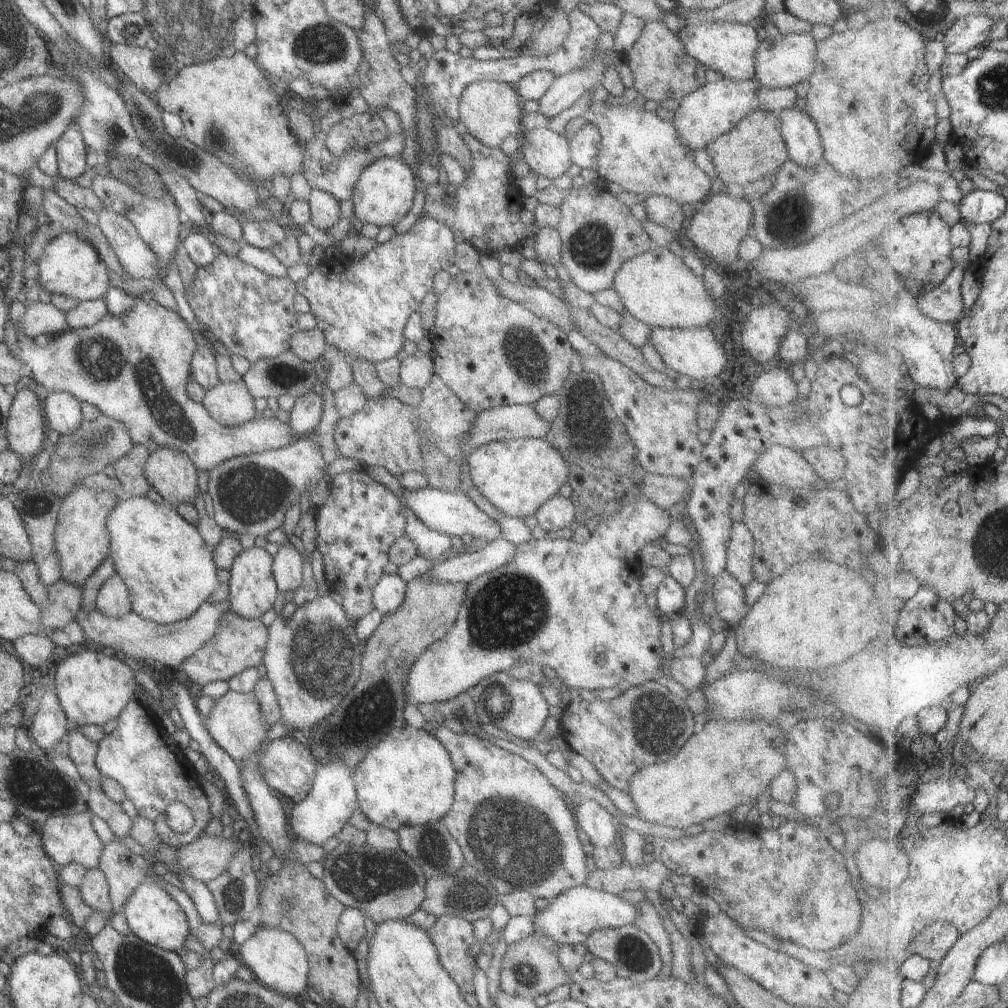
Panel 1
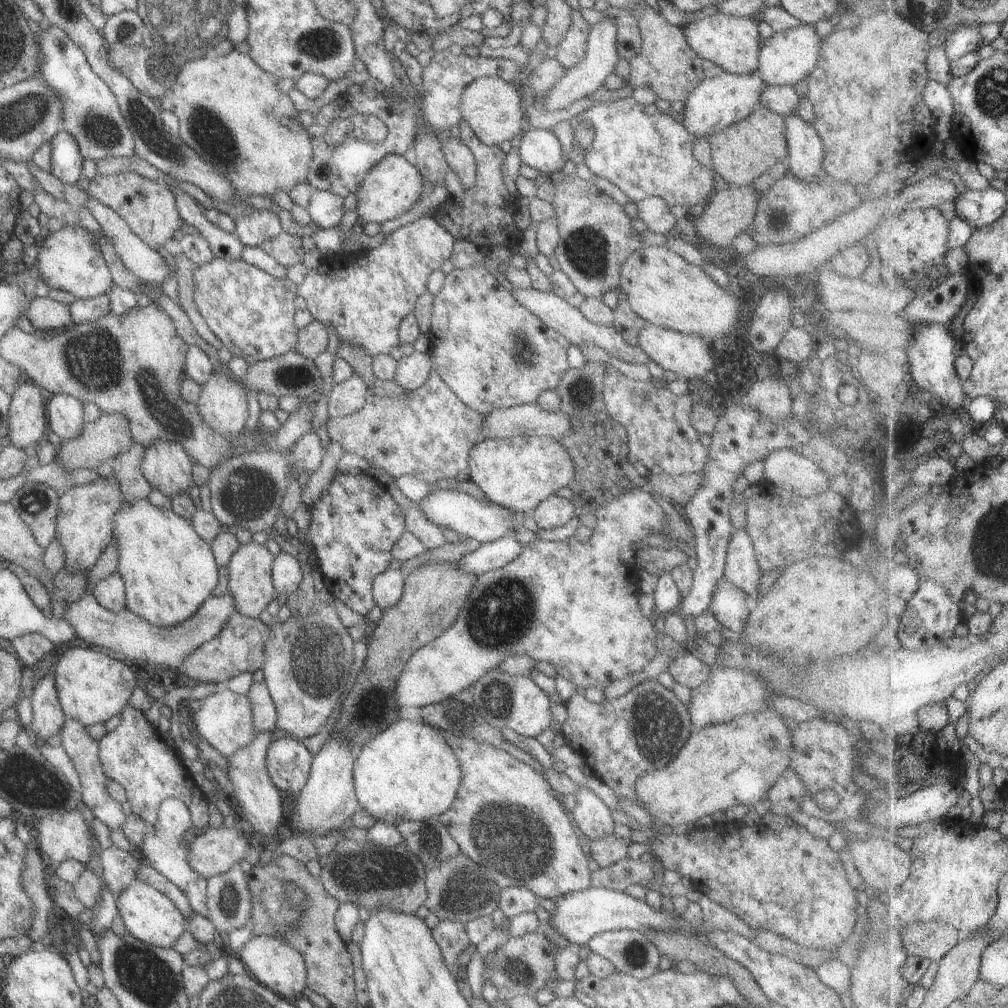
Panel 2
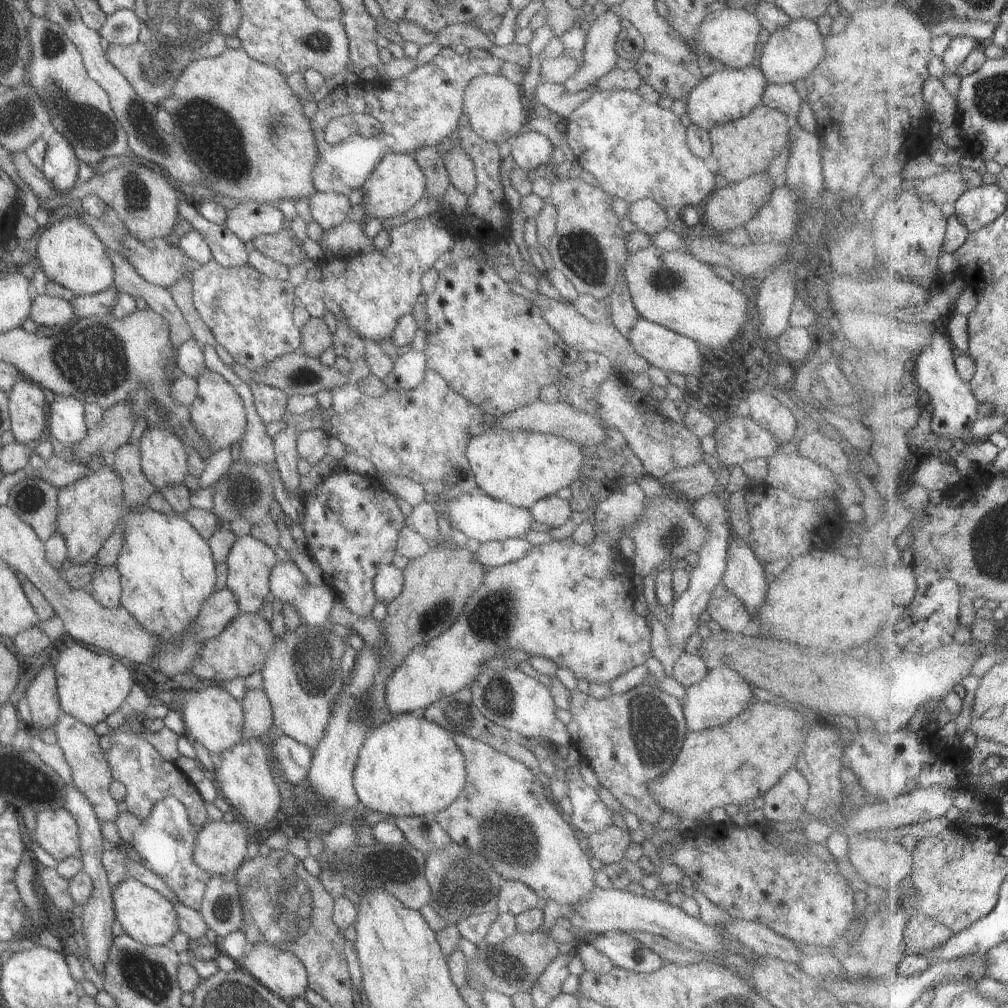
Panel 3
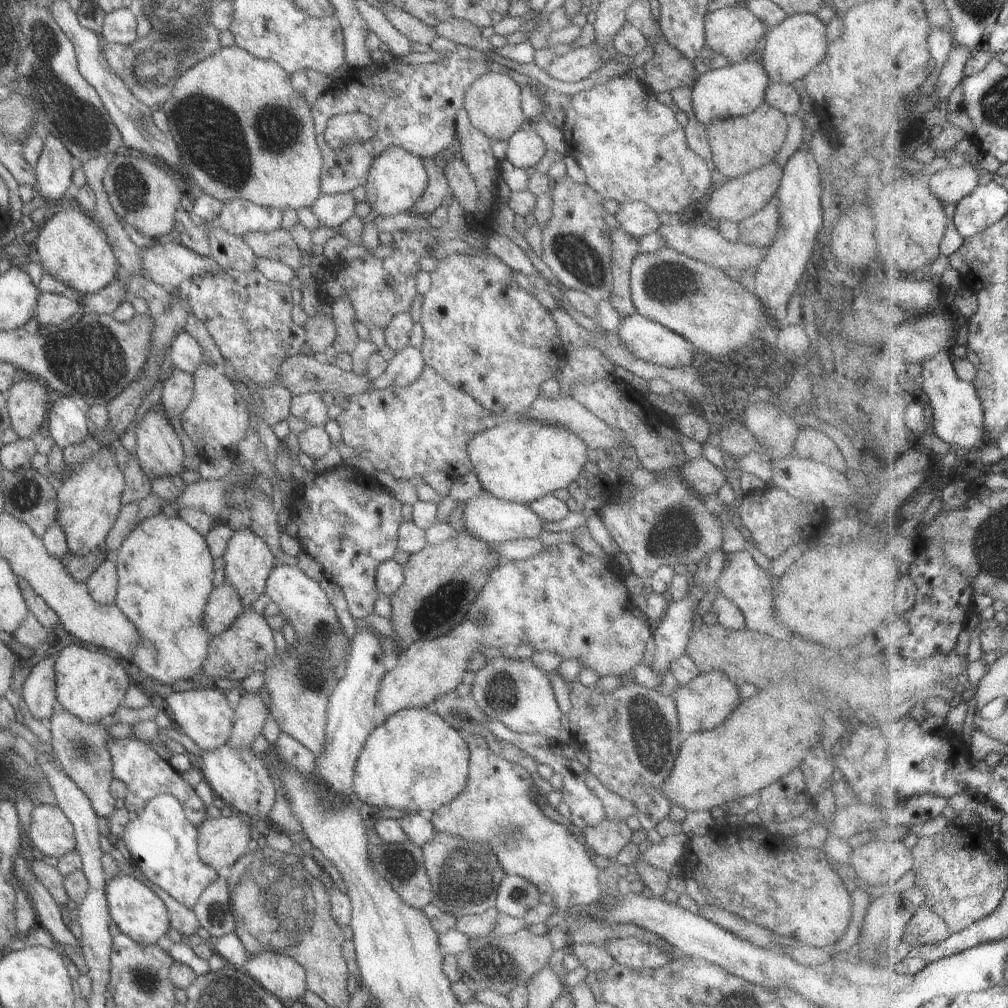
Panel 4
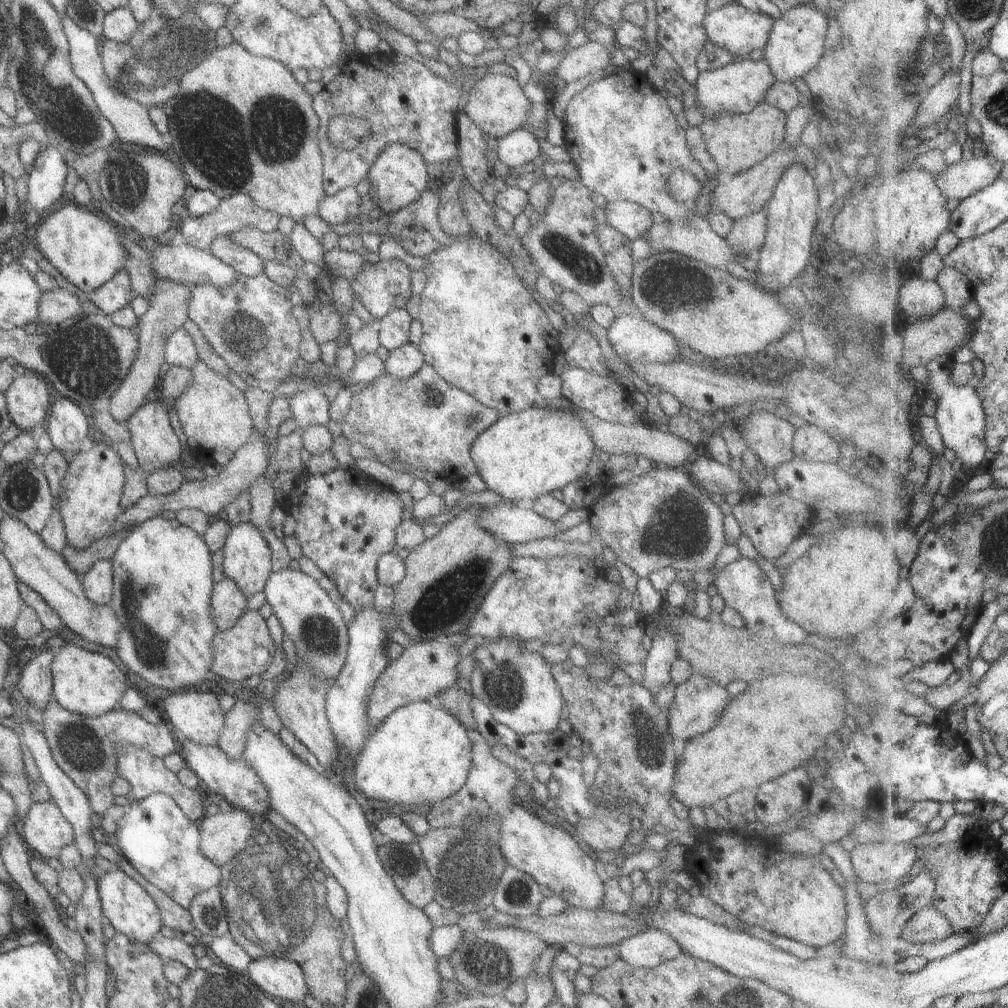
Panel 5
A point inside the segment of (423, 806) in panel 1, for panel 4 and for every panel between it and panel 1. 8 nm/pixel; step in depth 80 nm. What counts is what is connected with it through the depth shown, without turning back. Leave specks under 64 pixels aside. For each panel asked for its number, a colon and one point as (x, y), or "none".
2: (407, 771)
3: (408, 766)
4: (413, 760)

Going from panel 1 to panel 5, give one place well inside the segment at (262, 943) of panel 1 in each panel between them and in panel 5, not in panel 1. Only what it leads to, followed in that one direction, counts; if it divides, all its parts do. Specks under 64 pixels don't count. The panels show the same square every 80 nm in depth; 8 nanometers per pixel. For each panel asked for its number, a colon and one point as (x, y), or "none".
2: (268, 960)
3: (281, 973)
4: (277, 974)
5: (280, 979)

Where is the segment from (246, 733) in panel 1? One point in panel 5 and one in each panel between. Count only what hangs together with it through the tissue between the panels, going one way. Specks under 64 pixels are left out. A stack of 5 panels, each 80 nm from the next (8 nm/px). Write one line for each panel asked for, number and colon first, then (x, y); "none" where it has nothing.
2: (223, 720)
3: (210, 716)
4: (202, 714)
5: (197, 716)

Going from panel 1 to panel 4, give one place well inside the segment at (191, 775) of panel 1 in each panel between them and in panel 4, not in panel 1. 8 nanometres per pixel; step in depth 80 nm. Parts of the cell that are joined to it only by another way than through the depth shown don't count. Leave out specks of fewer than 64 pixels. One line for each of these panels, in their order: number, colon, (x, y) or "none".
2: (131, 755)
3: (146, 777)
4: (146, 775)

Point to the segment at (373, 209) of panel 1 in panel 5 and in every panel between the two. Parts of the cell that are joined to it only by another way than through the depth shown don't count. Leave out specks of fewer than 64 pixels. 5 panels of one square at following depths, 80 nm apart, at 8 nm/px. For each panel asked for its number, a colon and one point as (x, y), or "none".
2: (392, 186)
3: (396, 183)
4: (396, 179)
5: (398, 175)

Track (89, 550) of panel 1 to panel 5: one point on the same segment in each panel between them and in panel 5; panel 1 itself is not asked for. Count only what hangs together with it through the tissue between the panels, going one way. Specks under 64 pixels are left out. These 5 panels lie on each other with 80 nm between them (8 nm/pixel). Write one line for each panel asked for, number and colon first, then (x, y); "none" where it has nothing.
2: (83, 529)
3: (87, 510)
4: (87, 500)
5: (87, 501)

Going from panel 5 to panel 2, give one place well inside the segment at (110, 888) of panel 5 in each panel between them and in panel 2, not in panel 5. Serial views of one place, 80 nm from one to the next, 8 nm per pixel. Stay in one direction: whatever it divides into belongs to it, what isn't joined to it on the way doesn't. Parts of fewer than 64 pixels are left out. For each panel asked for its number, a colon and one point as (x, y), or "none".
2: (148, 916)
3: (144, 915)
4: (138, 914)

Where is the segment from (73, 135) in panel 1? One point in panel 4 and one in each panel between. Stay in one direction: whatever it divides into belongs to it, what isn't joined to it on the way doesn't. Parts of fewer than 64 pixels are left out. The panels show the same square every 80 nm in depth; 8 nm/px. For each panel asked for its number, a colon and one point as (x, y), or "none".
2: (65, 162)
3: (59, 167)
4: (52, 172)

